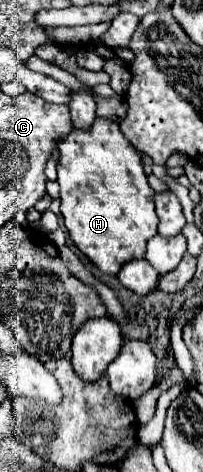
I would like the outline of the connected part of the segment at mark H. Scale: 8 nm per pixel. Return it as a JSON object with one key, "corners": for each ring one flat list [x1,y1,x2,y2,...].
{"corners":[[89,88,71,90,69,108,77,128,73,126,67,136,57,140,61,214,75,246,101,272,117,274,125,262,145,254,147,240,157,234,159,220,153,204,155,192,147,184,139,152,129,144,115,120,95,118,95,106]]}

